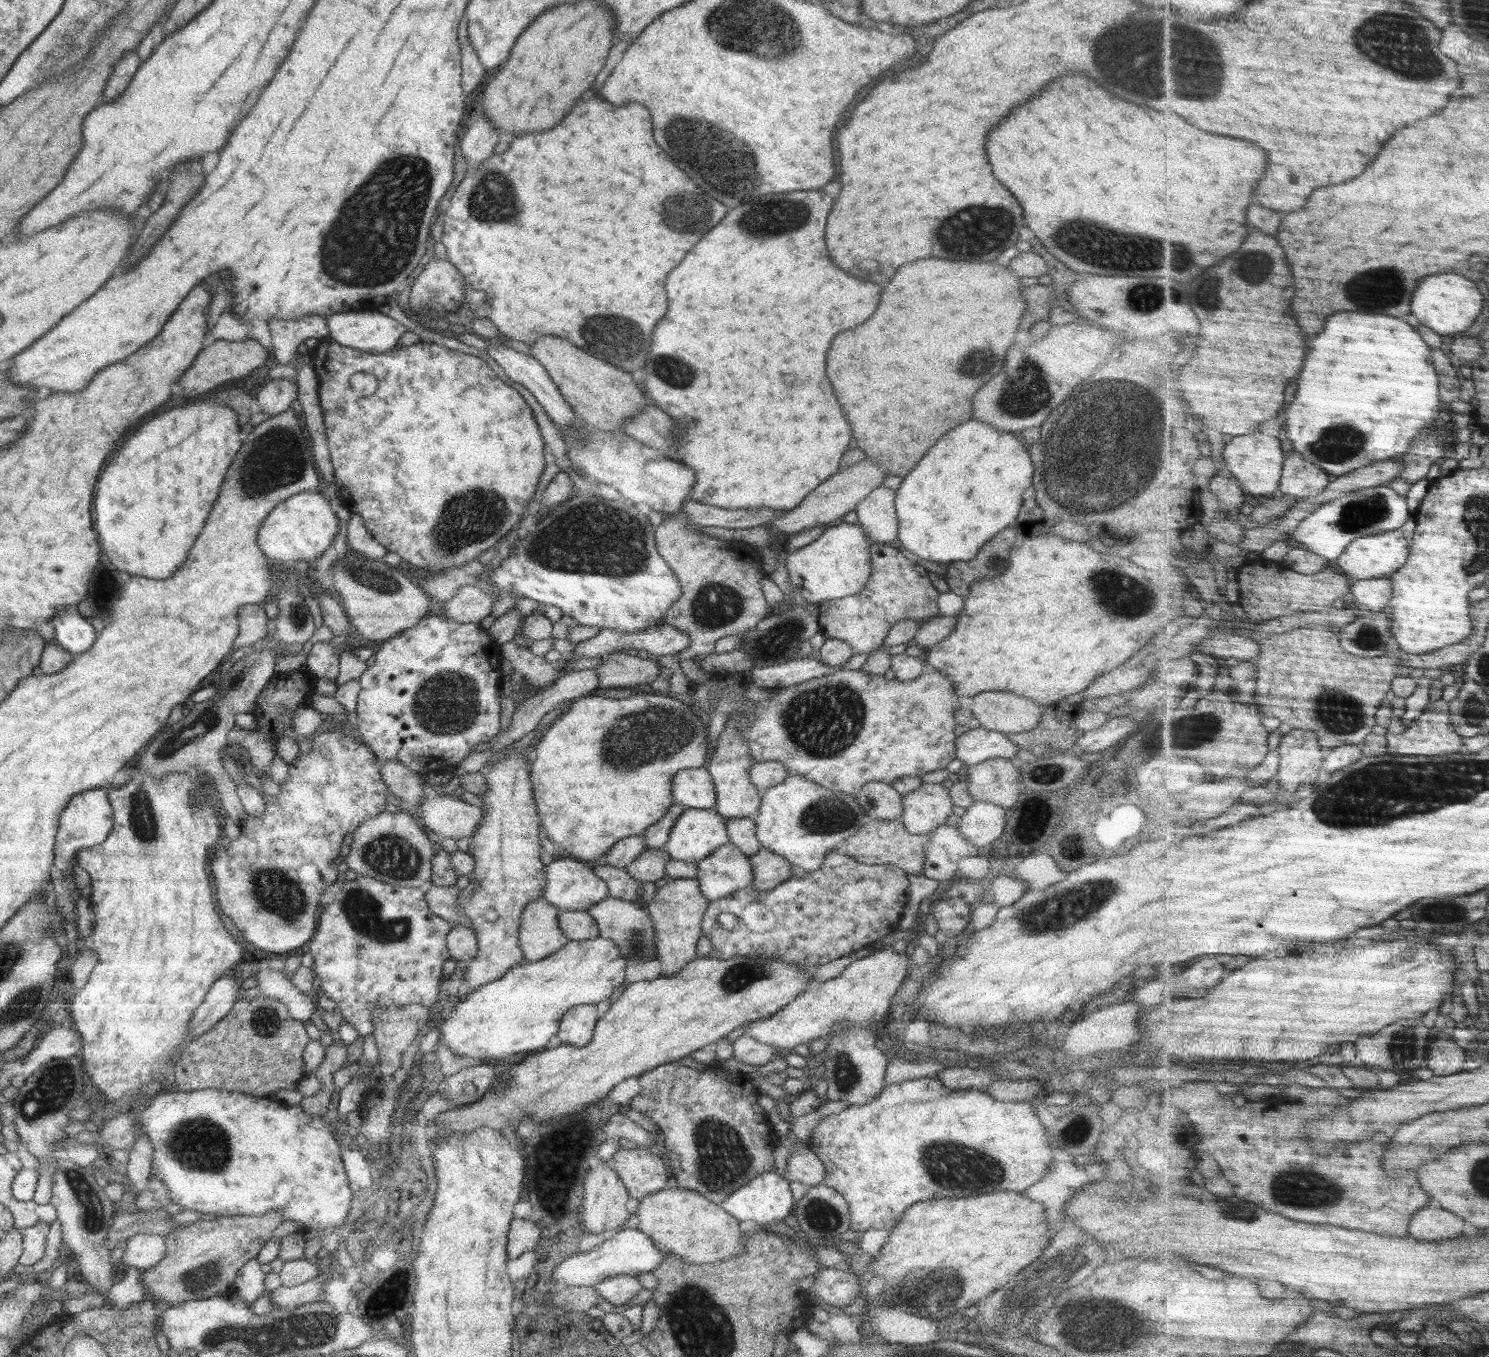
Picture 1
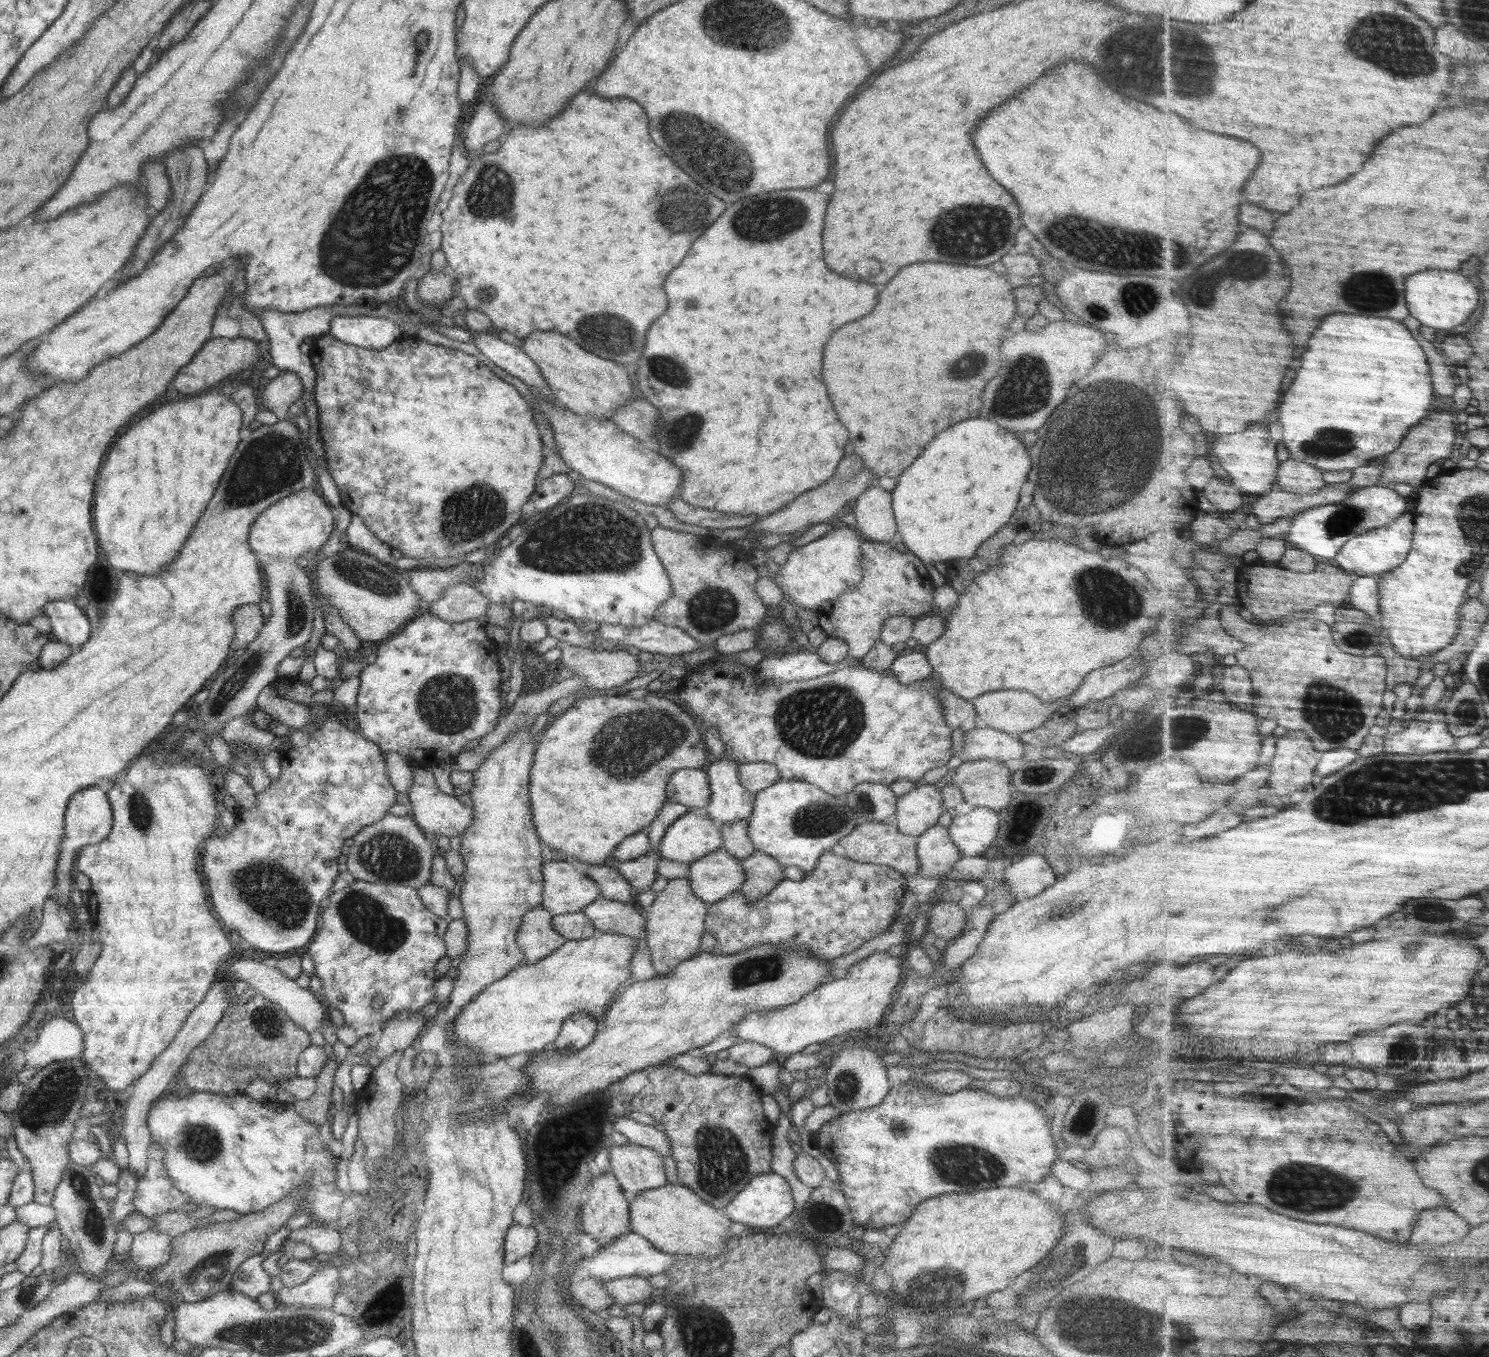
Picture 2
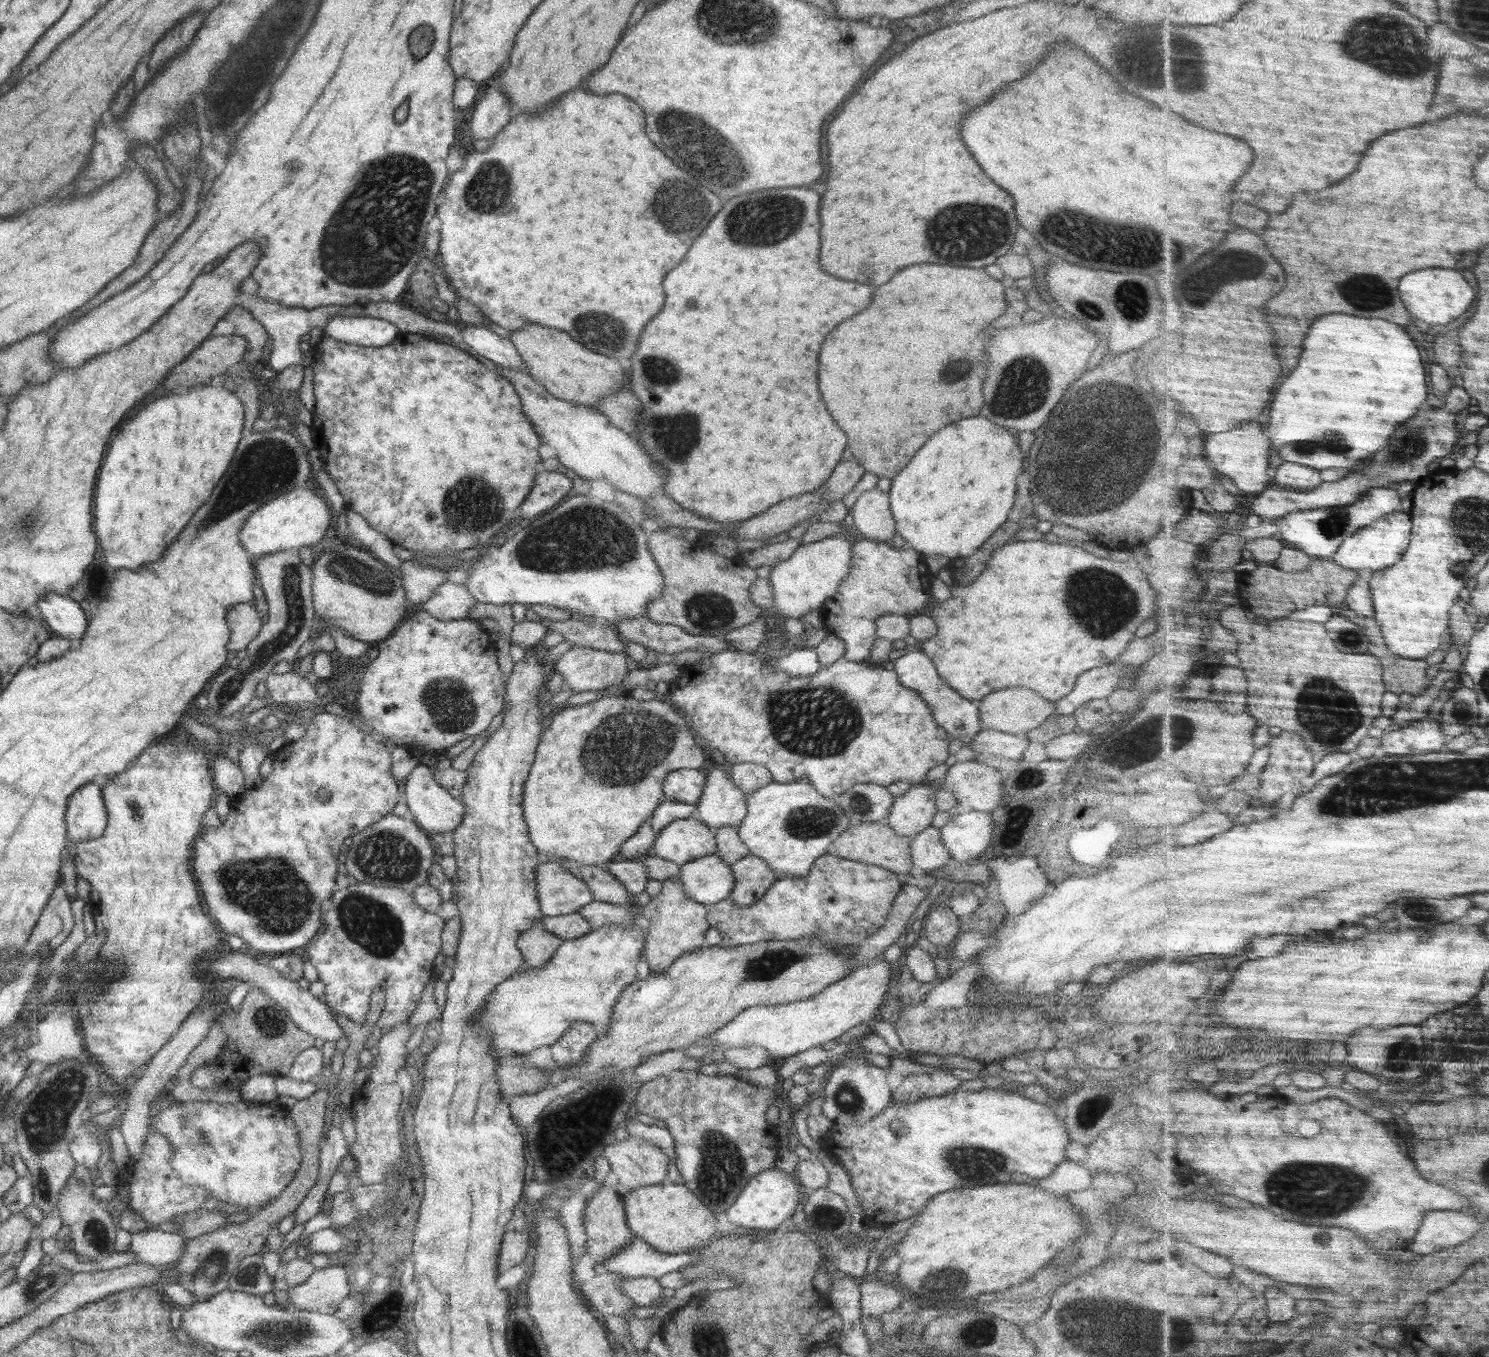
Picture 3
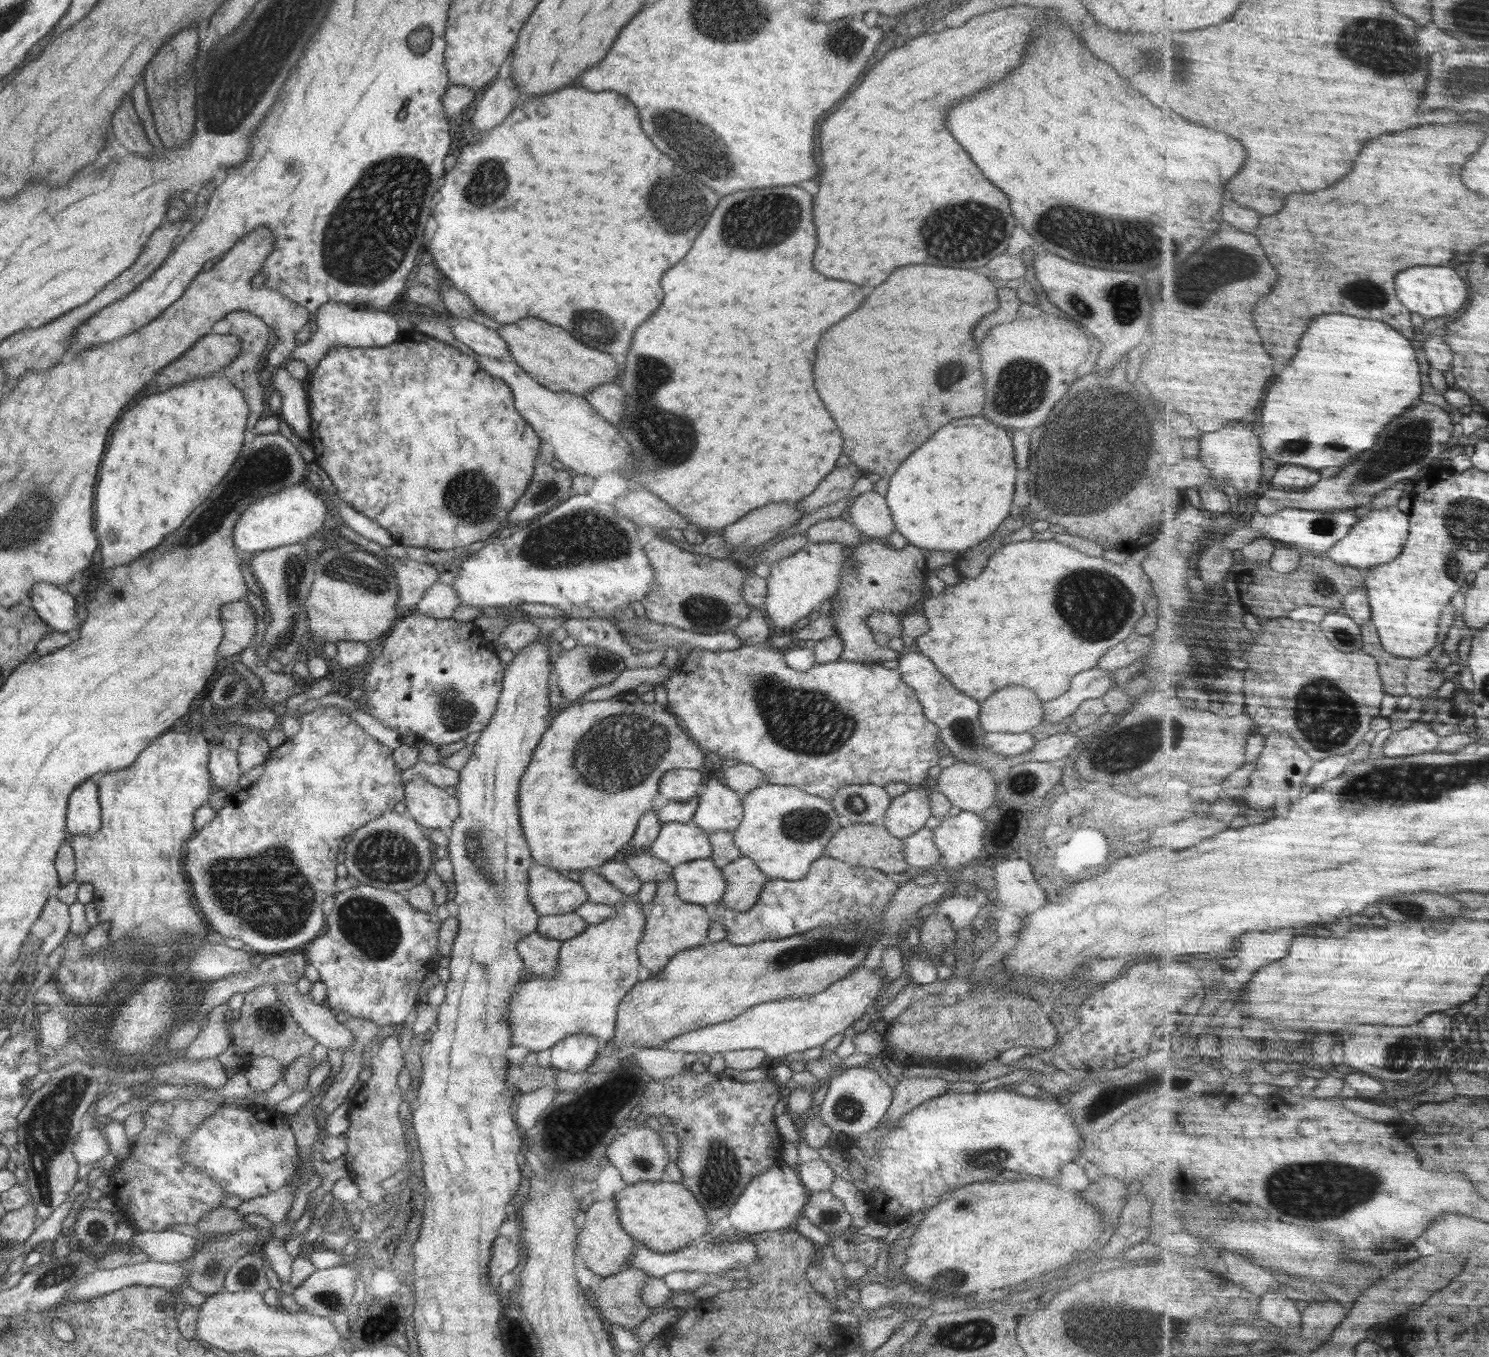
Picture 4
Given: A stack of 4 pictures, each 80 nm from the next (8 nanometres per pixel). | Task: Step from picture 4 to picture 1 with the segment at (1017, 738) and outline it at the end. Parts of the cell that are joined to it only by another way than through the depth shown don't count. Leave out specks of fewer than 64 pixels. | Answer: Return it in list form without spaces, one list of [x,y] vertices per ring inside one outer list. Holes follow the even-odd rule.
[[[982,726],[970,729],[955,738],[955,751],[964,766],[980,764],[988,759],[1013,759],[1020,747],[997,730]]]

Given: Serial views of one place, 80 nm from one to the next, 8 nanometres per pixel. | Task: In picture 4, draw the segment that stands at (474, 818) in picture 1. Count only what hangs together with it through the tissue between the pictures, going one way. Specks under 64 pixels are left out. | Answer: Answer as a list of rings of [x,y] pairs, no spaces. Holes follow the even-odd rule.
[[[414,777],[404,788],[406,813],[426,832],[434,829],[444,831],[451,829],[452,823],[458,819],[460,813],[456,796],[448,795],[444,789],[429,783],[424,777]]]

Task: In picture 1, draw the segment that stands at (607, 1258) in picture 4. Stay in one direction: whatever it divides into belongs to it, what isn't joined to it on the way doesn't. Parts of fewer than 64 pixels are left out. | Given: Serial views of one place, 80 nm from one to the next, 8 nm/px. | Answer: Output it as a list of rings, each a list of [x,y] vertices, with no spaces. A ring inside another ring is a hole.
[[[600,1162],[597,1166],[589,1169],[584,1179],[583,1212],[581,1214],[582,1227],[586,1233],[598,1234],[612,1228],[622,1226],[630,1214],[626,1209],[628,1191],[620,1177],[612,1170],[610,1162]]]

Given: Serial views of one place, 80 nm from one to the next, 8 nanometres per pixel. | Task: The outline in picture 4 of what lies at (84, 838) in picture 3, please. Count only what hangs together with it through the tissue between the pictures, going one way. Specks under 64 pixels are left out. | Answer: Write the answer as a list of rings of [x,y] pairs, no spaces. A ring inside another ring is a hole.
[[[91,779],[79,784],[68,802],[66,826],[72,835],[94,836],[100,831],[98,787]]]

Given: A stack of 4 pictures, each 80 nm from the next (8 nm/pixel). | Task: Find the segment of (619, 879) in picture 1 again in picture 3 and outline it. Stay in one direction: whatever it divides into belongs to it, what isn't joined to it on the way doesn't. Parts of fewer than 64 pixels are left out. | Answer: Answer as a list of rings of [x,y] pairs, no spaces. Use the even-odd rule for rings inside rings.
[[[582,866],[581,879],[592,891],[594,901],[607,902],[615,905],[627,905],[628,892],[625,886],[605,868],[598,866]]]

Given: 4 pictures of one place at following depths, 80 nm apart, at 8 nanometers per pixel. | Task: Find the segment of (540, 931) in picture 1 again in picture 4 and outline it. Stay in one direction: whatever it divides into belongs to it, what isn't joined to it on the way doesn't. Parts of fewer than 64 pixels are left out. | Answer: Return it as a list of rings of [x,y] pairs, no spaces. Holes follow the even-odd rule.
[[[532,932],[516,945],[516,950],[526,968],[526,975],[553,977],[559,963],[561,942]]]

